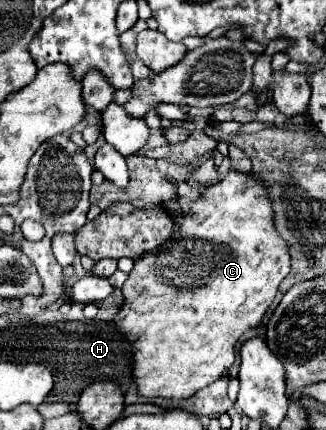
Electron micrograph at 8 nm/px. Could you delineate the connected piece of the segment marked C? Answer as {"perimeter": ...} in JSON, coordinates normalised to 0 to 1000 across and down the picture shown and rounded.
{"perimeter":[[[709,395],[672,428],[660,428],[660,437],[647,437],[647,447],[635,447],[635,456],[617,456],[604,470],[592,470],[586,488],[574,498],[561,498],[549,530],[537,535],[537,549],[525,549],[525,558],[512,558],[512,567],[500,567],[500,577],[482,577],[475,586],[433,595],[433,605],[414,605],[414,619],[396,633],[390,656],[377,660],[383,707],[353,740],[353,753],[420,805],[408,819],[408,833],[414,833],[408,837],[408,879],[420,893],[420,912],[433,921],[494,921],[494,926],[555,930],[555,926],[580,926],[580,916],[598,916],[604,907],[629,902],[635,893],[653,893],[672,874],[684,874],[709,856],[709,847],[721,842],[727,791],[758,767],[782,763],[801,749],[807,730],[819,726],[819,716],[831,712],[831,702],[850,684],[862,651],[887,637],[887,623],[893,623],[887,577],[880,577],[880,563],[856,549],[856,540],[844,530],[844,493],[837,493],[831,456],[819,451],[819,428],[782,400],[752,405],[752,400]]]}

